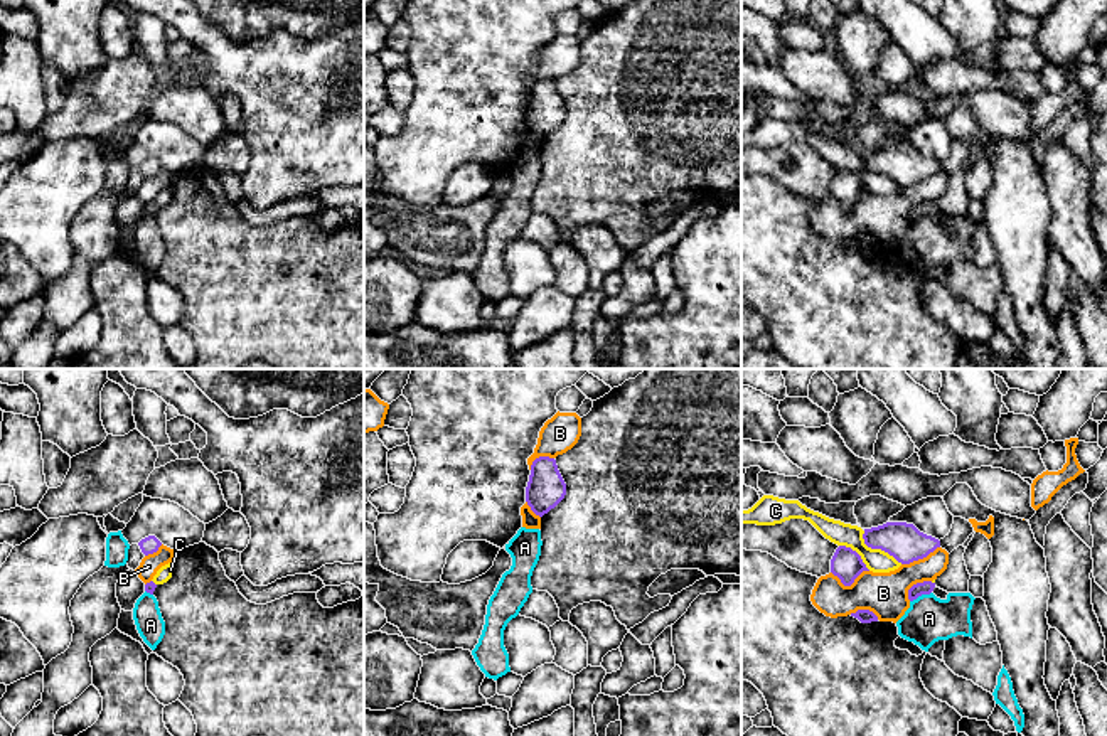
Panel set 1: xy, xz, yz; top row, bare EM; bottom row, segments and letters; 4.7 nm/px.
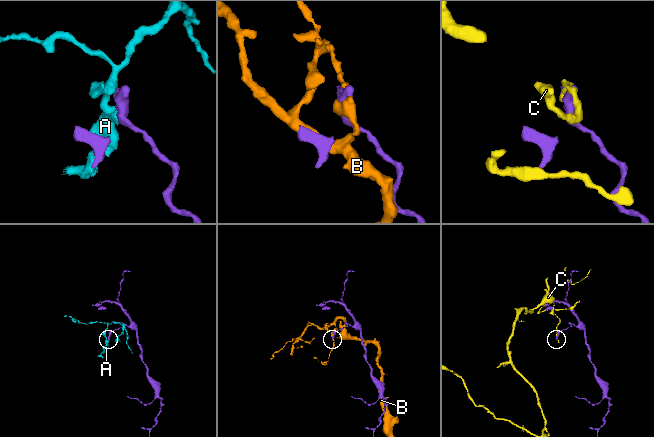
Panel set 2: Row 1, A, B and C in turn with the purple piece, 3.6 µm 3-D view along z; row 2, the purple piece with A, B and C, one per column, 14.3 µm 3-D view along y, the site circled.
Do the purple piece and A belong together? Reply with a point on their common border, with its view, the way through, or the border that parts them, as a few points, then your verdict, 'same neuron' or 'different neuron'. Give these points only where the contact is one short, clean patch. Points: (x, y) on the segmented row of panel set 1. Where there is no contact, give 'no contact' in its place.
contact yz (920, 595); border yz (930, 592), (910, 602); different neuron

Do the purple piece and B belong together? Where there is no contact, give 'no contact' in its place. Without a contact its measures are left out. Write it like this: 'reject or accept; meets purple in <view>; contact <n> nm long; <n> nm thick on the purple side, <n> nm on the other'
reject; meets purple in yz; contact 180 nm long; 150 nm thick on the purple side, 200 nm on the other

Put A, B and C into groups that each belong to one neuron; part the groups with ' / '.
A / B / C

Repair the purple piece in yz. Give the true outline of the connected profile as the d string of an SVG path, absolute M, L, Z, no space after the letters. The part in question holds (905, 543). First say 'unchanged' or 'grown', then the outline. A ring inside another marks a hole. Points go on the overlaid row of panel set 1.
unchanged; M886 522L878 527L864 529L864 544L871 549L881 549L901 564L927 557L940 541L920 532L913 524Z

